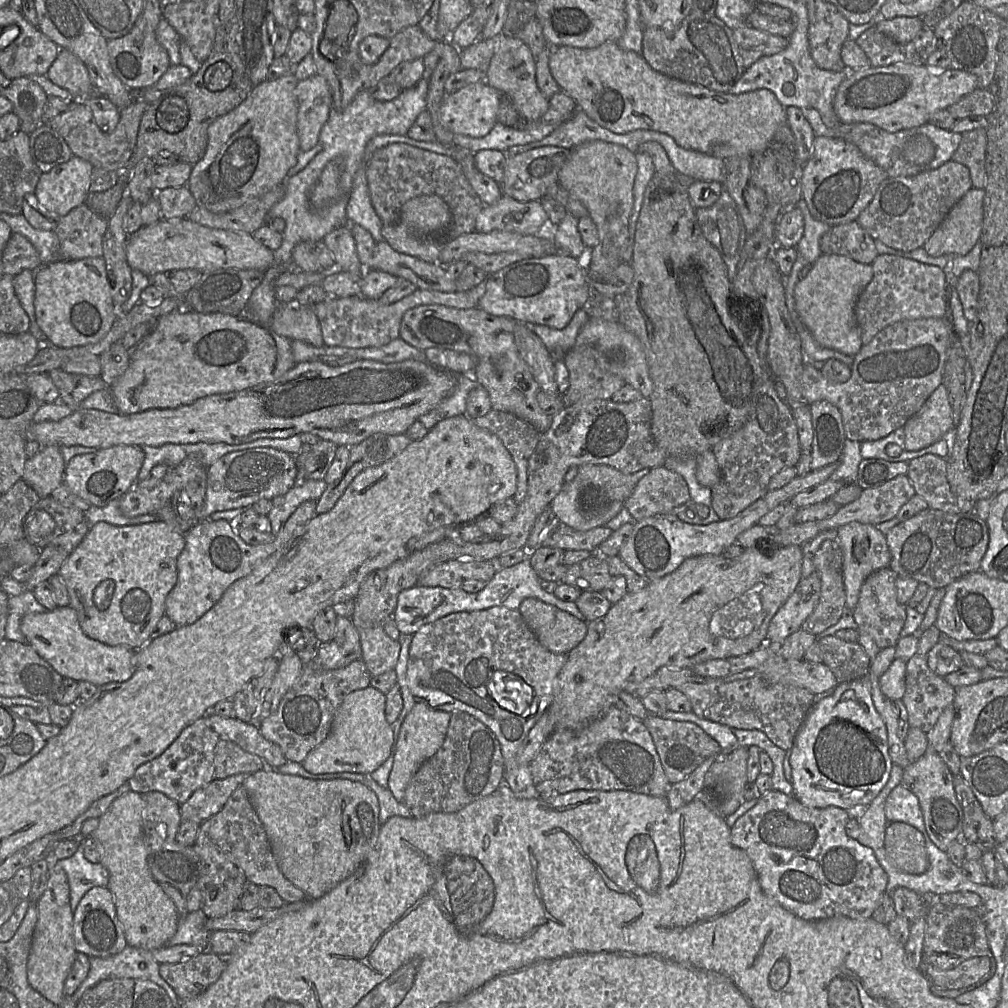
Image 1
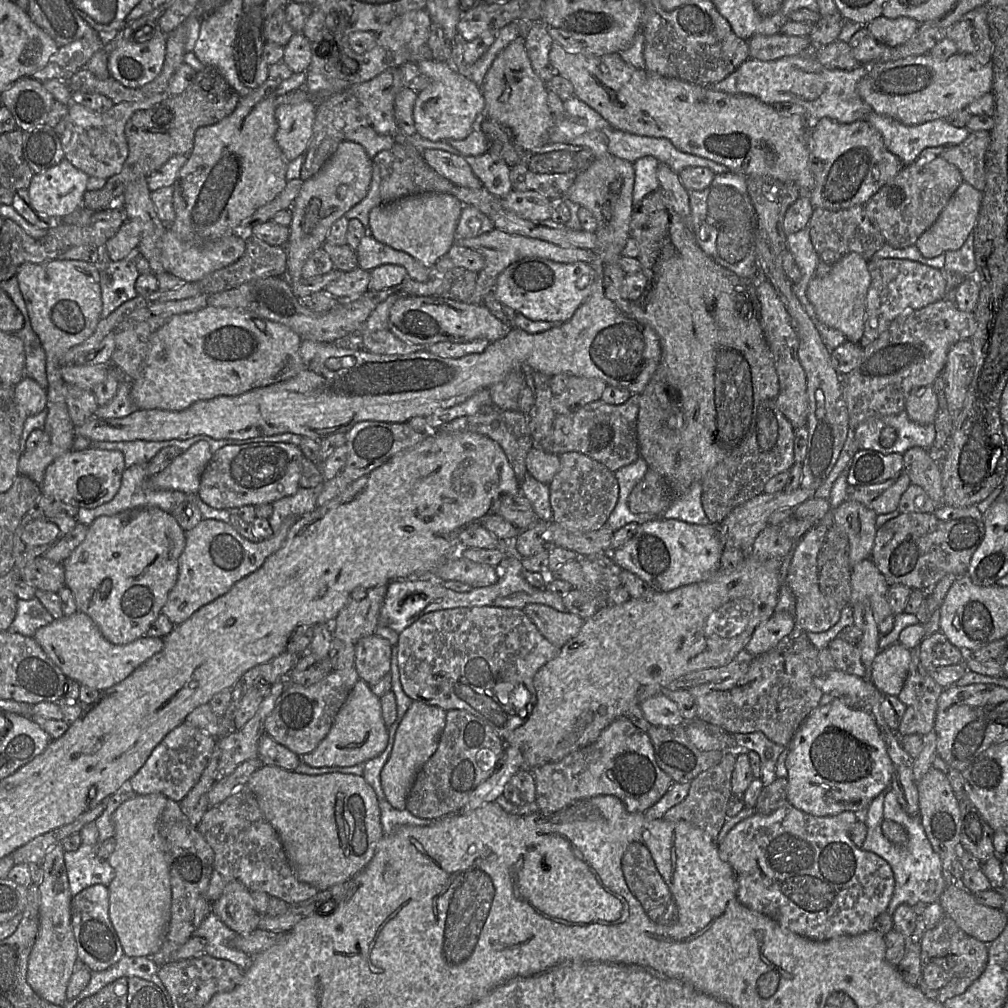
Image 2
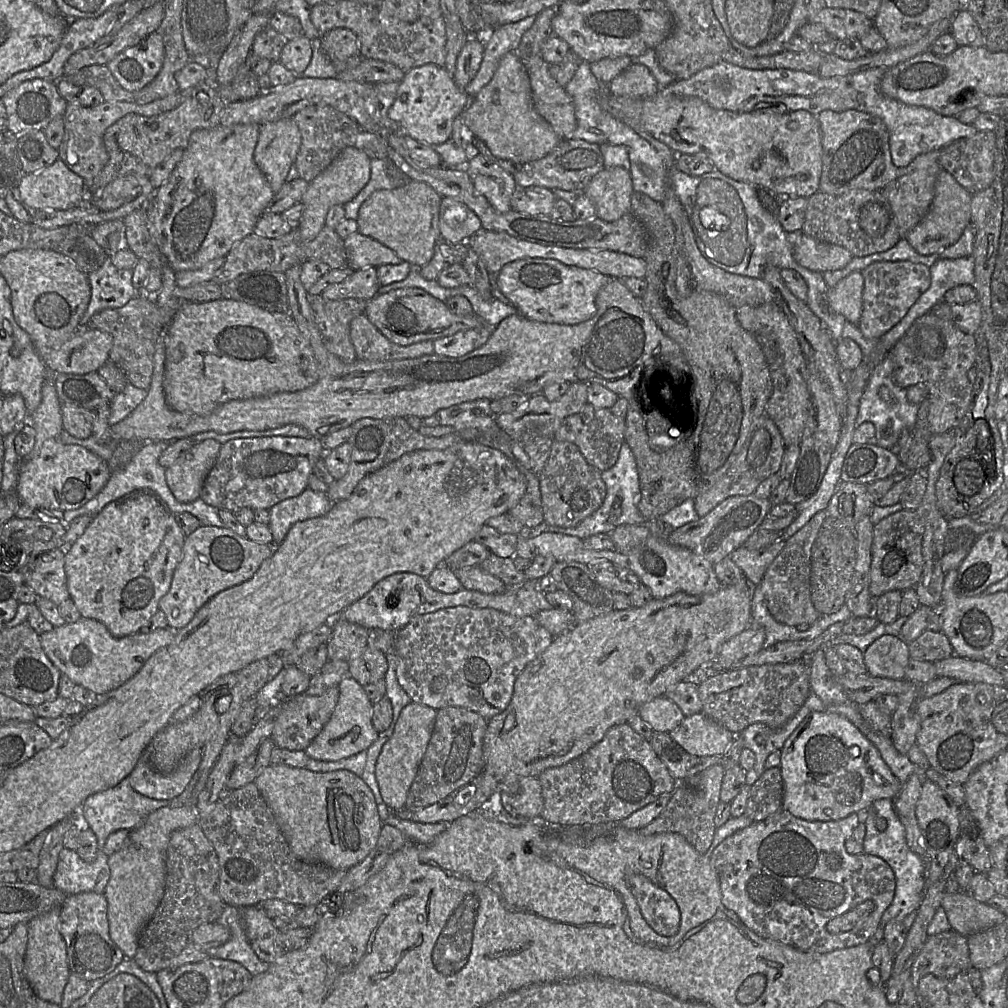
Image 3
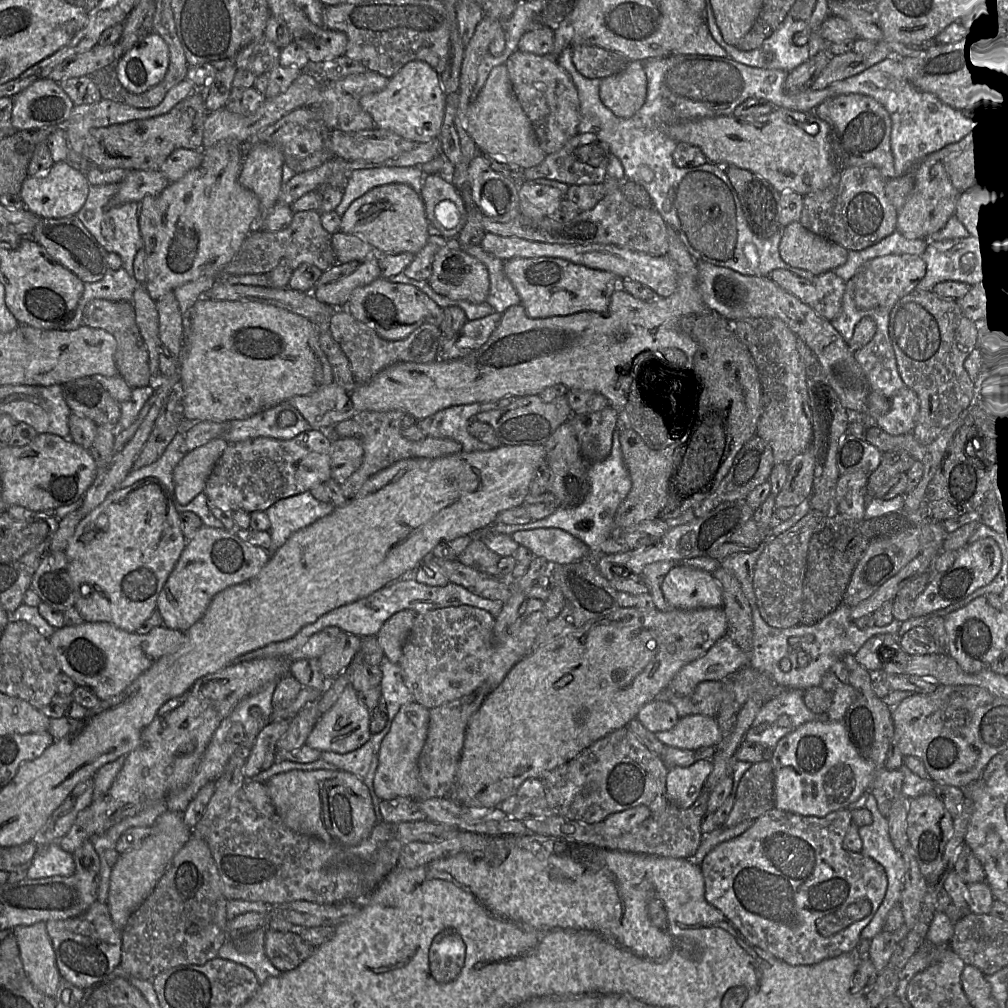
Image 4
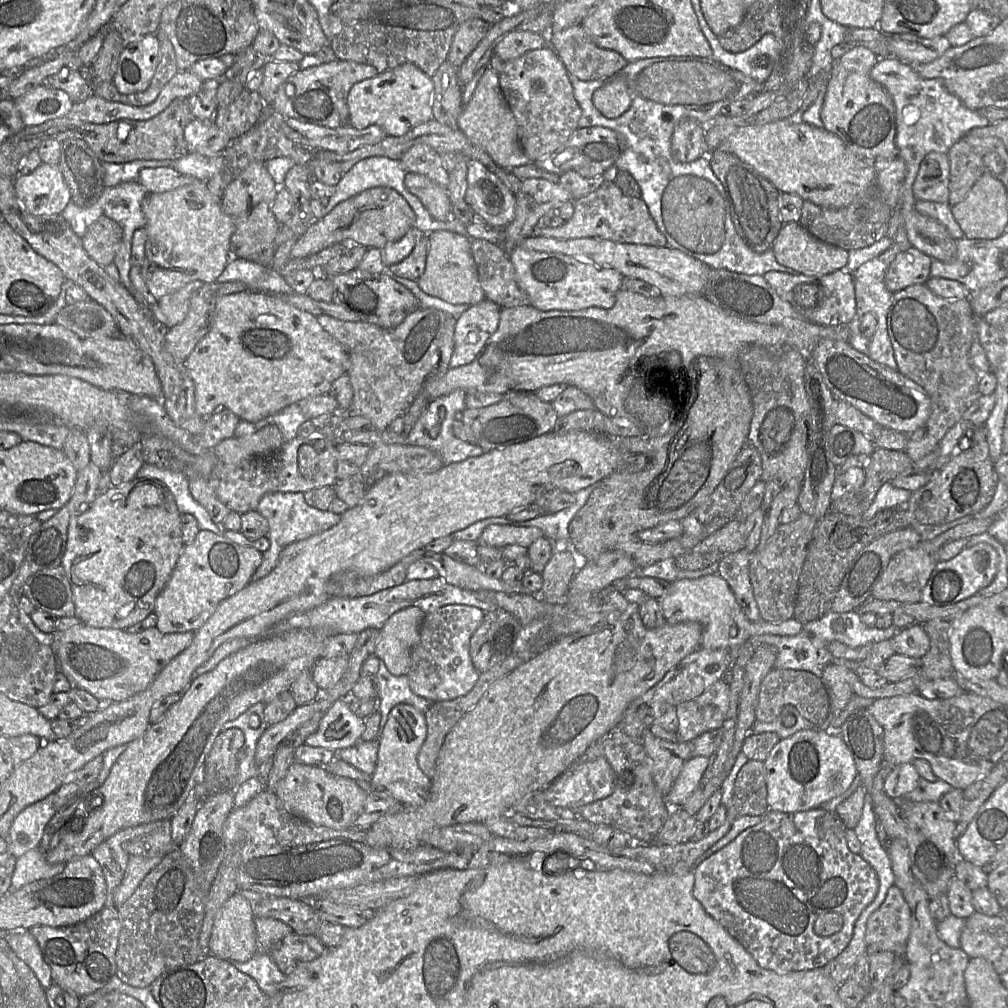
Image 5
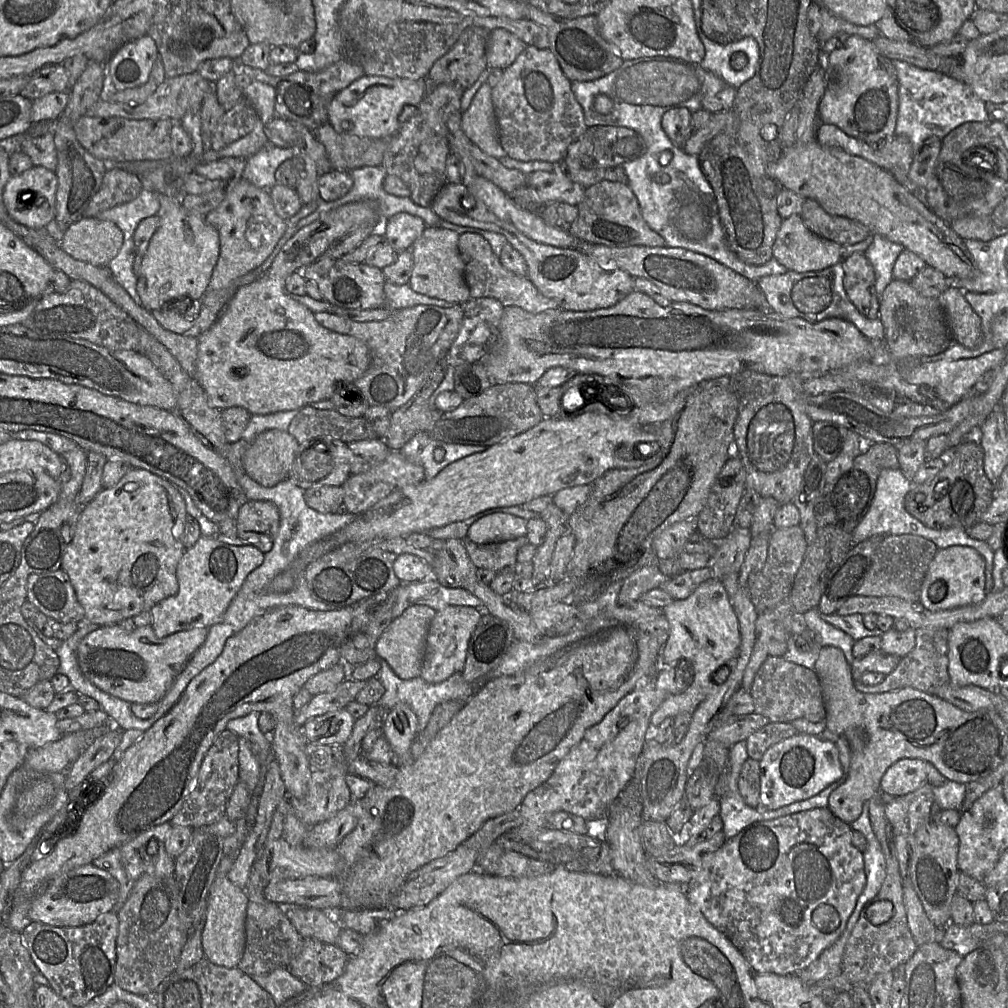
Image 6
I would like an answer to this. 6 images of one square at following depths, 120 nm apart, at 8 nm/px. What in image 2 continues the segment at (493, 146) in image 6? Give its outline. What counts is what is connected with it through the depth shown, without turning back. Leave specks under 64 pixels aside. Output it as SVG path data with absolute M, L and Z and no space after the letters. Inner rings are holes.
M518 38L503 48L494 59L482 83L485 106L480 118L488 118L511 128L522 152L532 151L549 142L549 132L555 123L548 102L548 85L533 70L524 46Z

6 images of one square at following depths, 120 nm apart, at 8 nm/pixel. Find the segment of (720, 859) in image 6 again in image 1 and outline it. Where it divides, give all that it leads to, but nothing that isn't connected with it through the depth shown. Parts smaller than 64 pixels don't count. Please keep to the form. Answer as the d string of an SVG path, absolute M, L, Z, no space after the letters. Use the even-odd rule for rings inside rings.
M770 790L731 827L731 843L750 857L764 893L797 917L809 921L834 916L870 918L886 893L888 875L872 848L846 834L849 819L846 809L812 808L803 805L794 796Z

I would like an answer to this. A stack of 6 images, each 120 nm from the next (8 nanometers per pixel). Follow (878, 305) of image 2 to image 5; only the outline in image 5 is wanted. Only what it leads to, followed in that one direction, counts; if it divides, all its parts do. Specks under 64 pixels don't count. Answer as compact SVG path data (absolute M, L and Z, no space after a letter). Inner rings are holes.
M914 247L898 253L885 274L887 290L893 294L912 285L925 284L930 278L931 261L931 257Z

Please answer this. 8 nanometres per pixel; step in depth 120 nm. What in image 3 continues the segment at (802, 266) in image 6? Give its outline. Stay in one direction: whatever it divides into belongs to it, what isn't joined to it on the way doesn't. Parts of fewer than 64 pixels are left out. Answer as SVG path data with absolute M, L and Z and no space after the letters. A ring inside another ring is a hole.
M799 232L792 254L800 266L820 273L845 268L853 258L845 248L817 240L803 232Z

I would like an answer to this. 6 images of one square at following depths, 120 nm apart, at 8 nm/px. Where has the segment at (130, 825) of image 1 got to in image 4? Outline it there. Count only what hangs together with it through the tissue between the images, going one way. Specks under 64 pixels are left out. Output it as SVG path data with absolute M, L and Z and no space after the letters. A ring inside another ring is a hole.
M166 811L156 819L148 837L137 847L119 854L110 874L107 901L112 921L119 931L123 931L131 914L150 895L175 854L192 835L193 829L185 824L183 812Z

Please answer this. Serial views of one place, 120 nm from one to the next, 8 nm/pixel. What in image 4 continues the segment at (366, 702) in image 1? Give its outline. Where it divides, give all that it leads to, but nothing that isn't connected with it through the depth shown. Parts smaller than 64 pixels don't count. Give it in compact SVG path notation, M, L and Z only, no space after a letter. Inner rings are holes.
M347 685L332 707L322 714L307 738L306 744L321 752L348 753L365 744L371 737L369 710L358 701L358 693Z

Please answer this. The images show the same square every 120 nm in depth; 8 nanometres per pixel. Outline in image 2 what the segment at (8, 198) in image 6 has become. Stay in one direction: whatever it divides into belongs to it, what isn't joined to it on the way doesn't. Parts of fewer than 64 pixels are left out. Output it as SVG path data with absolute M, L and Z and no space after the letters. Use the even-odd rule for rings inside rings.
M64 158L58 164L34 174L27 188L30 204L41 215L61 220L82 206L88 178L86 173Z

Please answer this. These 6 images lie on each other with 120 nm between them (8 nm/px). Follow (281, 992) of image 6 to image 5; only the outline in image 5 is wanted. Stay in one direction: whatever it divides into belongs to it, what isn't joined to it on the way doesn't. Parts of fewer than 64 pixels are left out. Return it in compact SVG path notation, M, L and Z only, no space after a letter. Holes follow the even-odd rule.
M256 952L246 962L231 961L231 963L238 970L252 977L264 993L271 993L274 987L286 978L272 960L270 953Z

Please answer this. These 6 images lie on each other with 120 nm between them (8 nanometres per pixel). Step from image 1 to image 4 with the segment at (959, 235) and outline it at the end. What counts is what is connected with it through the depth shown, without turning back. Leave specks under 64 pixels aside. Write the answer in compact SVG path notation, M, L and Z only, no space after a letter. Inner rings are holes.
M923 160L913 171L914 186L905 205L898 211L897 231L907 239L928 239L942 229L955 214L960 196L953 186L942 161L923 164Z

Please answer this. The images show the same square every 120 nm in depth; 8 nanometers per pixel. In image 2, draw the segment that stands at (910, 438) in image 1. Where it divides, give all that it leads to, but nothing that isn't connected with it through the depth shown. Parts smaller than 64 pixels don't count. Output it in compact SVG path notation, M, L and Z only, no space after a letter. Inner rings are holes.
M931 385L913 388L905 401L908 417L919 424L933 423L938 408L938 398Z

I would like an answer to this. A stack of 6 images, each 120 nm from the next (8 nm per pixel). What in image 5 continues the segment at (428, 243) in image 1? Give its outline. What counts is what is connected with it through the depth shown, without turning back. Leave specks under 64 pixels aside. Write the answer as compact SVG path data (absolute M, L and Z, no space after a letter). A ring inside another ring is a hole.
M387 187L370 188L343 201L324 217L316 220L294 242L290 259L303 259L342 242L383 249L386 244L400 240L414 228L415 219L413 209L396 190Z

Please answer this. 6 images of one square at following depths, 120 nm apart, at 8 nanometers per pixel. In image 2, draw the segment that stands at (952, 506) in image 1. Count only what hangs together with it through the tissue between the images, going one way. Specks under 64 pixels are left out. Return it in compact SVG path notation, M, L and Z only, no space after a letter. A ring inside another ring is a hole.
M915 446L902 454L902 457L903 472L908 475L911 484L923 488L937 507L945 505L941 468L929 456L928 449Z

